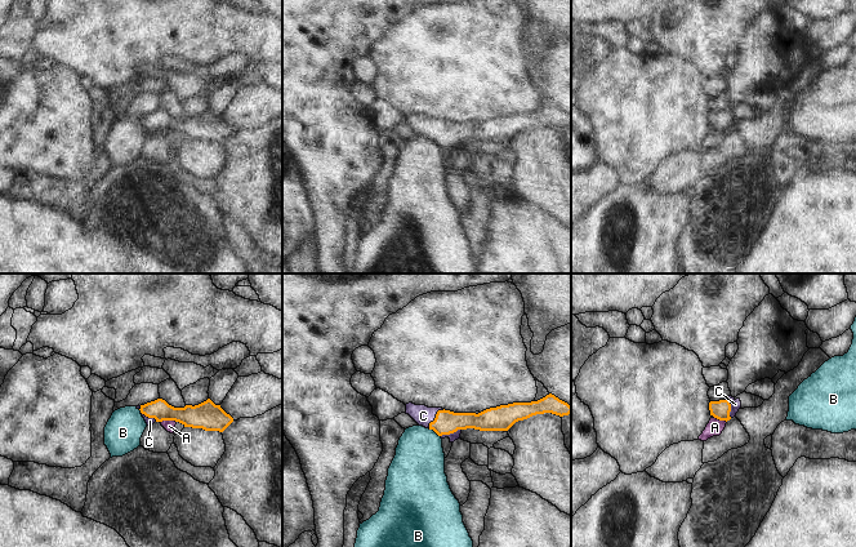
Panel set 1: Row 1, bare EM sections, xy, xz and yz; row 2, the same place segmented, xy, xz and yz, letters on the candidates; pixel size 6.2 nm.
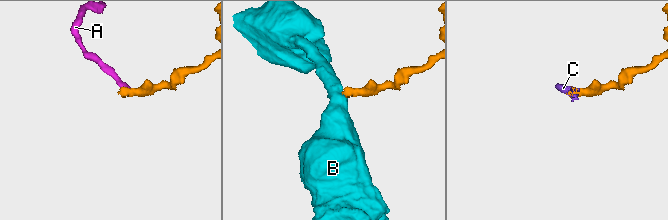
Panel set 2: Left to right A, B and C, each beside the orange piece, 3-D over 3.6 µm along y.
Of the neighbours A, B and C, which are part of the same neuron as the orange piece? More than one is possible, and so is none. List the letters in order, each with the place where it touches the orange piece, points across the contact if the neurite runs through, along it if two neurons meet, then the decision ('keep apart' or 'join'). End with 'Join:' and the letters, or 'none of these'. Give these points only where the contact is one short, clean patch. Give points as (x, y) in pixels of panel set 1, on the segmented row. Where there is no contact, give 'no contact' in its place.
A: meets orange in xy at (168, 419); border along xy (175, 421), (160, 422); keep apart
B: meets orange in xz at (435, 431); border along xz (428, 428), (432, 428), (440, 436); keep apart
C: meets orange in xz at (436, 417); runs through xz (446, 422), (436, 417), (423, 416); join
Join: C

